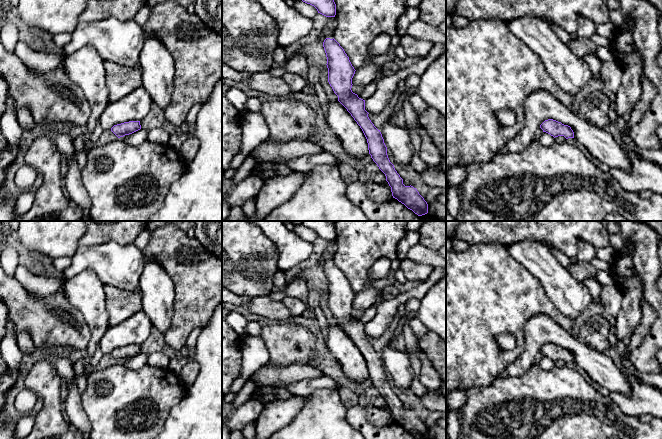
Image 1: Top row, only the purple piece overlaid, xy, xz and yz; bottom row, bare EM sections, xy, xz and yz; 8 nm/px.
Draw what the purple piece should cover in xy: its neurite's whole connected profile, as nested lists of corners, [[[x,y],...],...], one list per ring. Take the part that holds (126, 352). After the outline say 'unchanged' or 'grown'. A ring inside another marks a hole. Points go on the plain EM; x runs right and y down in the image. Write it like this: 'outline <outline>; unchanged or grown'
outline [[[129,345],[114,349],[111,355],[118,361],[132,358],[141,353],[140,345]]]; unchanged

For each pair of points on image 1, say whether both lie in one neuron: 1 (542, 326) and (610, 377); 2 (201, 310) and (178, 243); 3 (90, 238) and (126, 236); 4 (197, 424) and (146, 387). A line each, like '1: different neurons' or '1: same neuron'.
1: same neuron
2: same neuron
3: same neuron
4: different neurons

